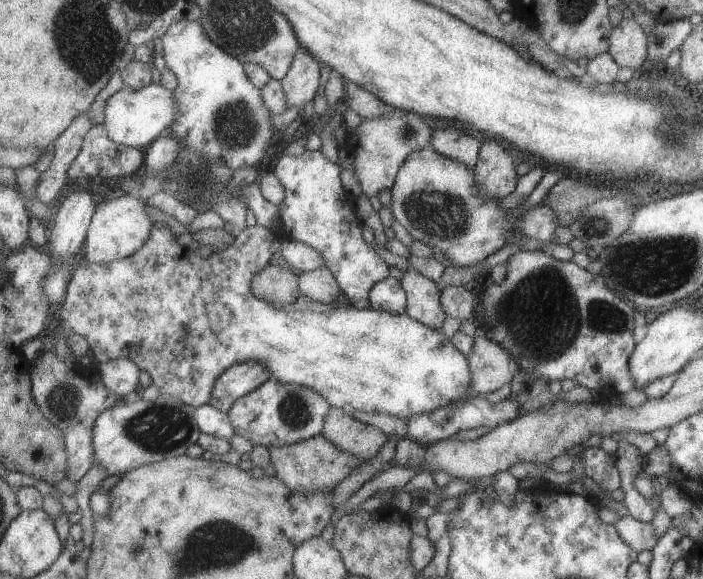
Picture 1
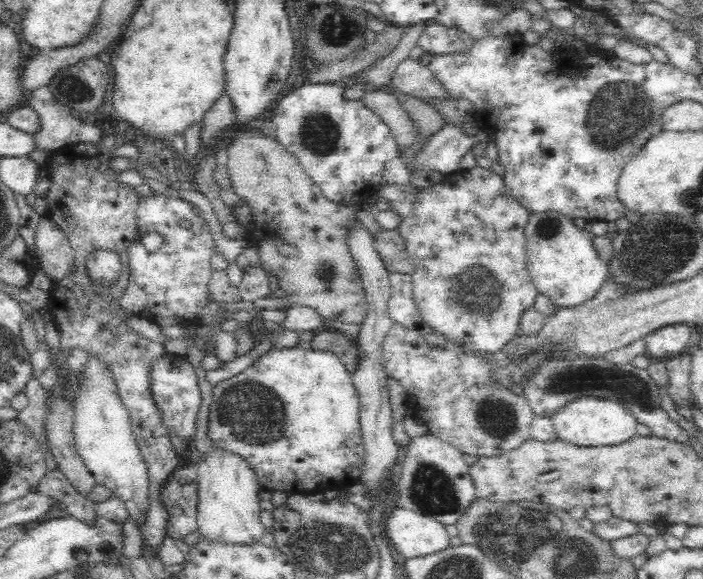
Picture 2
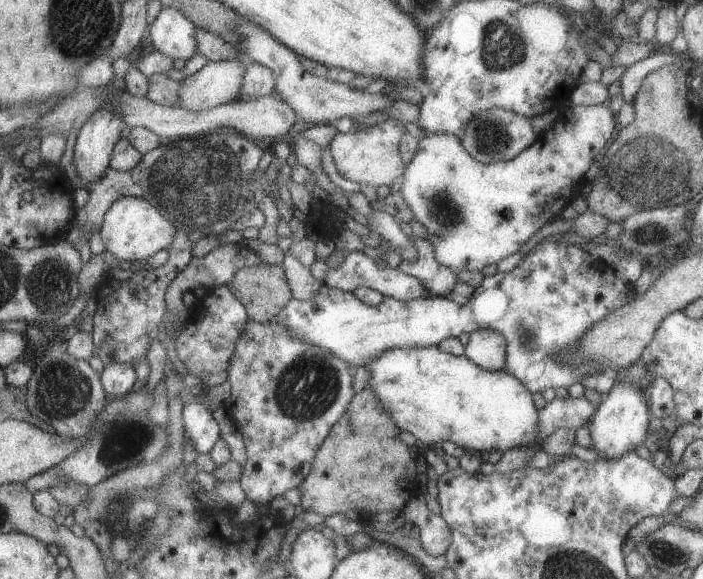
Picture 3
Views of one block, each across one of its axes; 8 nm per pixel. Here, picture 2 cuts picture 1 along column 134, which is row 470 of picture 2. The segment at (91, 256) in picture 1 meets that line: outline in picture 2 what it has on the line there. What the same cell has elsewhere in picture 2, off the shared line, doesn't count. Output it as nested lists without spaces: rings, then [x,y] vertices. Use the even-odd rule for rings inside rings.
[[[213,446],[208,454],[203,454],[199,461],[194,462],[197,477],[197,531],[201,536],[226,542],[256,542],[268,530],[260,522],[260,491],[264,490],[256,477],[256,471],[250,462],[241,454],[236,454],[222,446]]]

